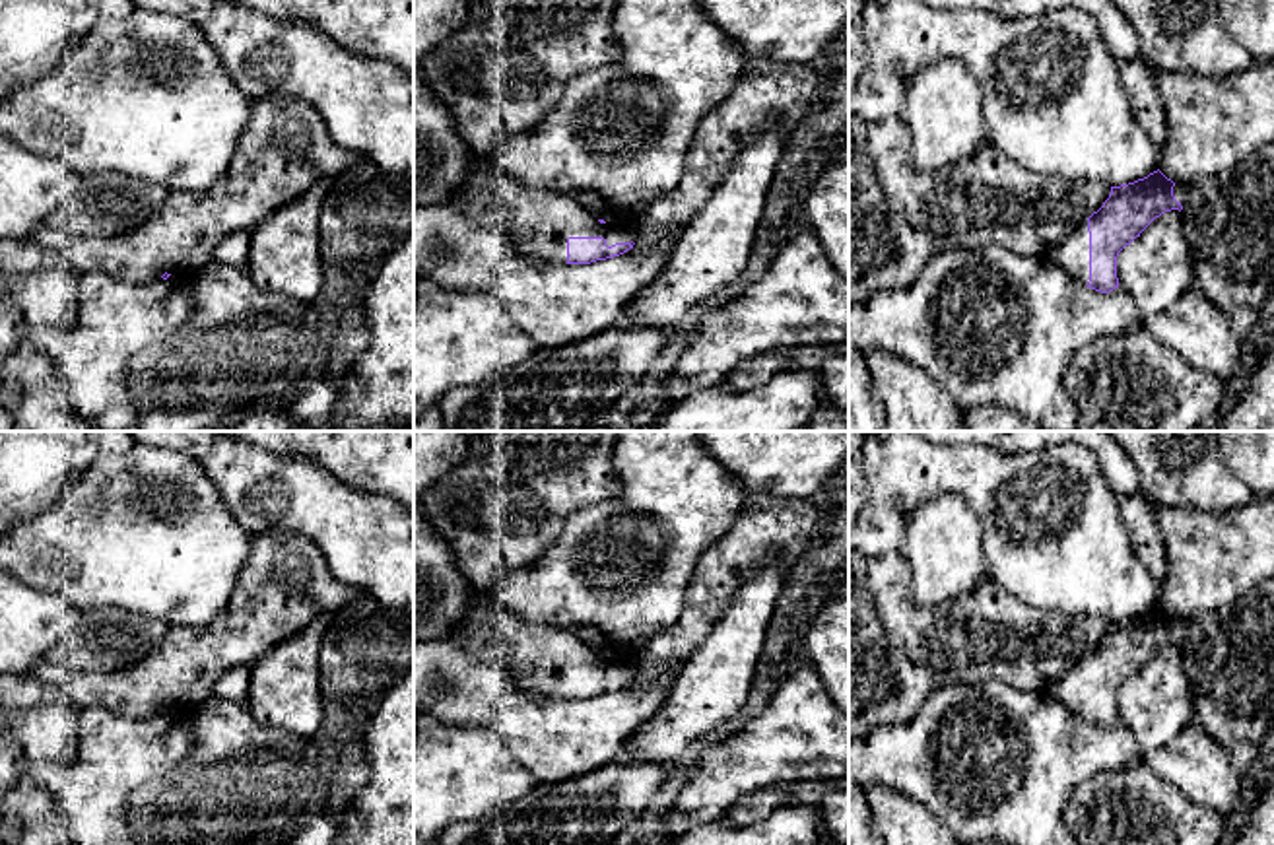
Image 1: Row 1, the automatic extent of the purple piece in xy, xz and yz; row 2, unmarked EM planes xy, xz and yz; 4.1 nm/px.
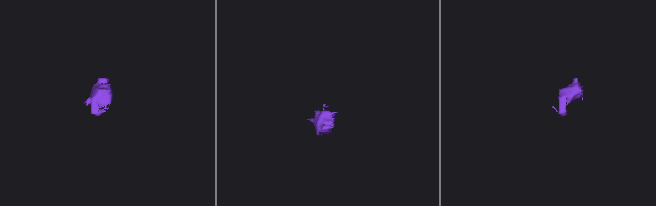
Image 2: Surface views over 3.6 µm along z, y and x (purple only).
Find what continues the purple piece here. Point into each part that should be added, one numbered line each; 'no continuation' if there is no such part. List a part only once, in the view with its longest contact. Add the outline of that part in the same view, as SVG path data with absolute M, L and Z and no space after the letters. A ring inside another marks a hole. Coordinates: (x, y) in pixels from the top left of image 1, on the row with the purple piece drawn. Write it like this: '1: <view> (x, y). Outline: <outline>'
1: xz (538, 224). Outline: M505 171L495 173L491 196L507 216L505 235L517 256L567 264L569 237L604 237L608 247L637 237L637 220L600 223L569 196L524 188Z

